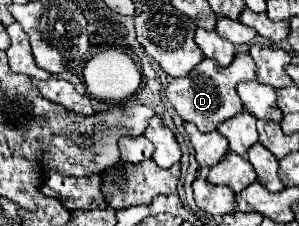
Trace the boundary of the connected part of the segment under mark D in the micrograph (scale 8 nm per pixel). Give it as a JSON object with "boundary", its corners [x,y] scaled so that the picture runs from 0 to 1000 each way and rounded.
{"boundary":[[[799,230],[786,248],[786,265],[766,292],[732,292],[719,265],[686,257],[672,283],[659,283],[659,301],[645,301],[645,319],[632,319],[632,336],[612,345],[579,345],[559,381],[559,434],[579,460],[579,478],[599,496],[599,513],[619,540],[639,540],[659,558],[666,584],[706,584],[726,575],[726,558],[799,504],[813,487],[813,460],[793,425],[786,381],[799,363],[826,363],[853,345],[853,283],[839,265],[839,248],[826,230]]]}

